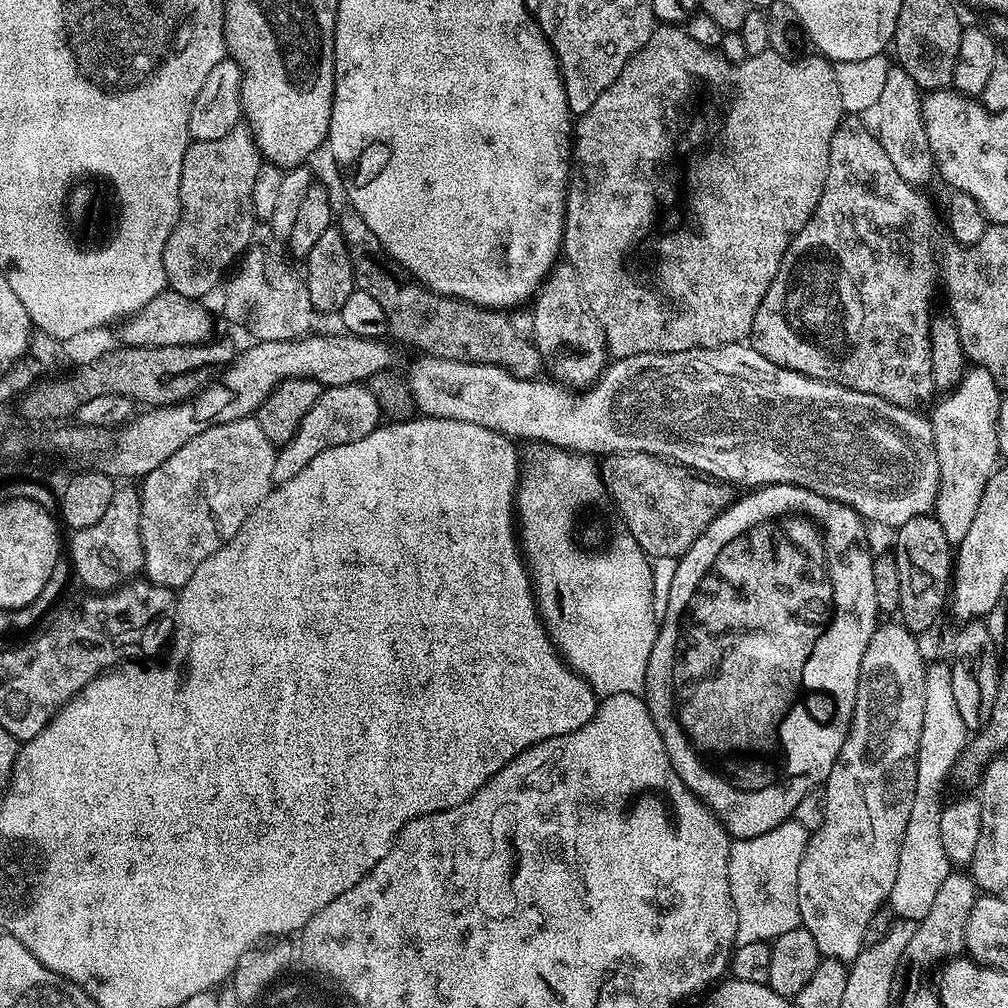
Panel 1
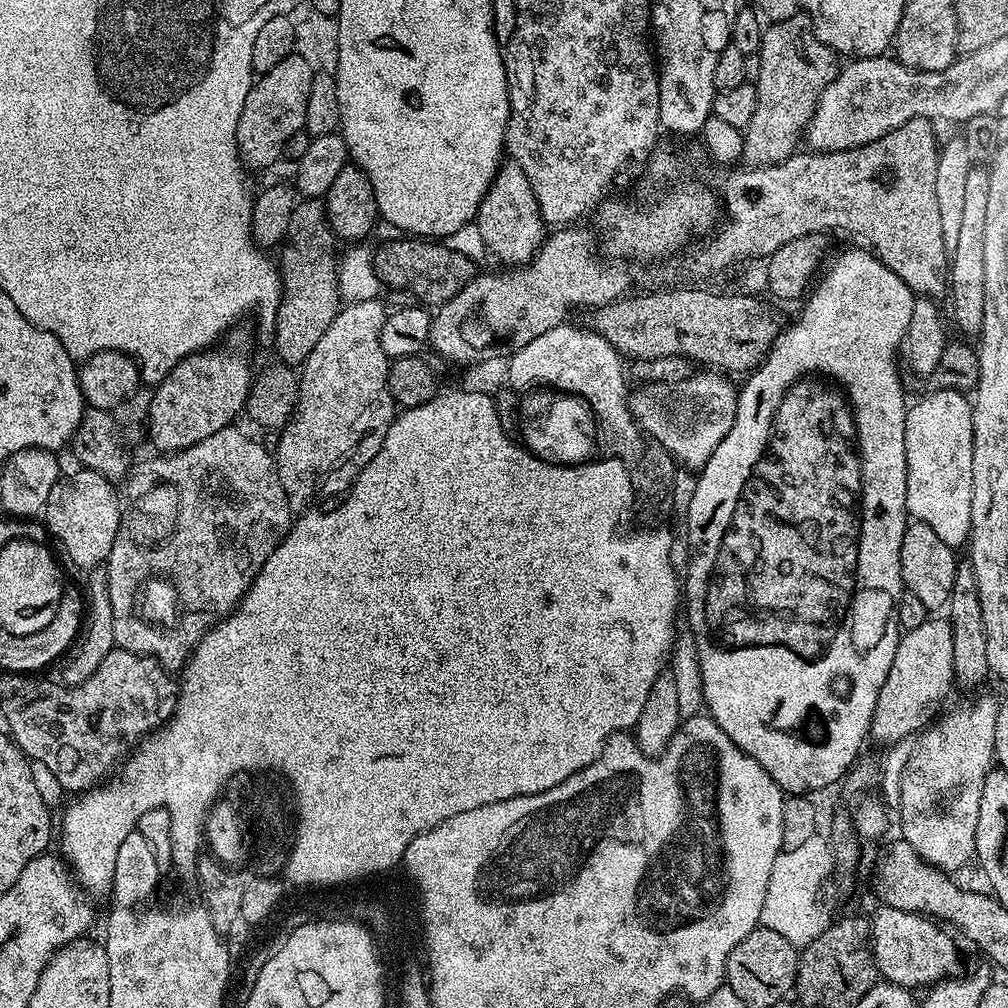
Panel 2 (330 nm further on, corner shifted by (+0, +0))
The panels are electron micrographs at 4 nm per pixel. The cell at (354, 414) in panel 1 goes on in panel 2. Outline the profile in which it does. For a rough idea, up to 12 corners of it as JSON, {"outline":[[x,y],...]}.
{"outline":[[379,299],[345,303],[299,373],[274,459],[293,513],[397,415]]}

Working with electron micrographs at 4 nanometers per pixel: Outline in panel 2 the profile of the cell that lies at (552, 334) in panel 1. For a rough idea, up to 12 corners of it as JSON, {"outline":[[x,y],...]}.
{"outline":[[505,159],[475,224],[491,257],[531,260],[546,225],[526,174]]}

